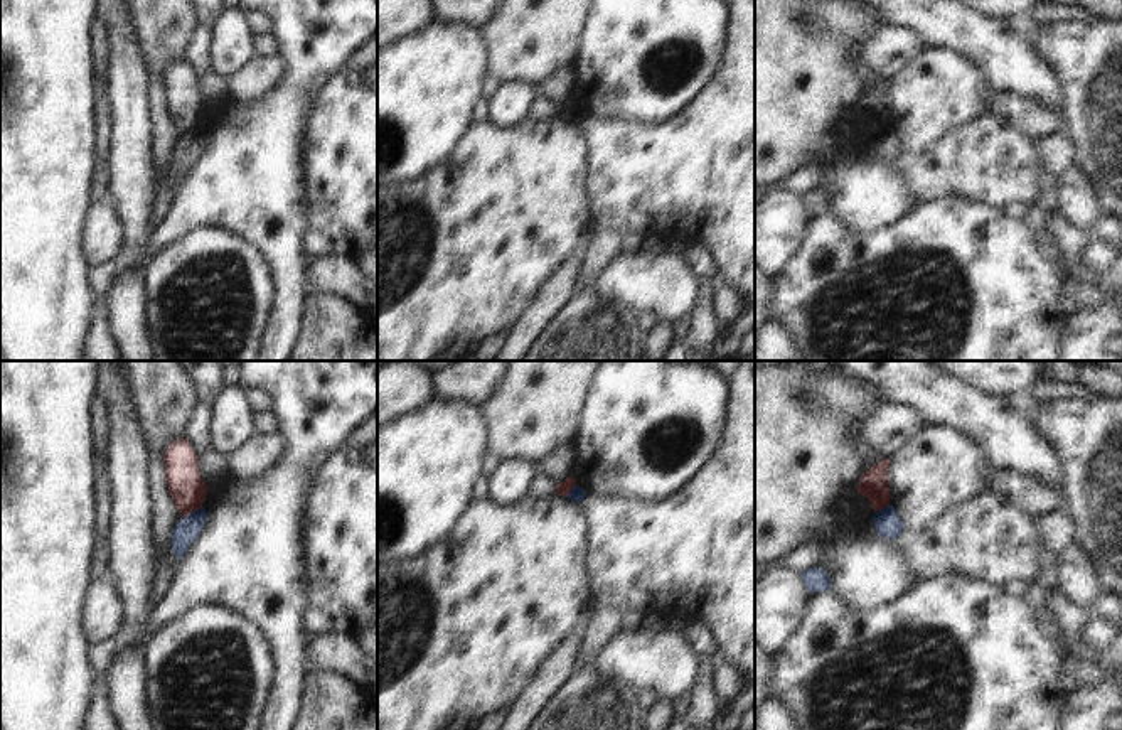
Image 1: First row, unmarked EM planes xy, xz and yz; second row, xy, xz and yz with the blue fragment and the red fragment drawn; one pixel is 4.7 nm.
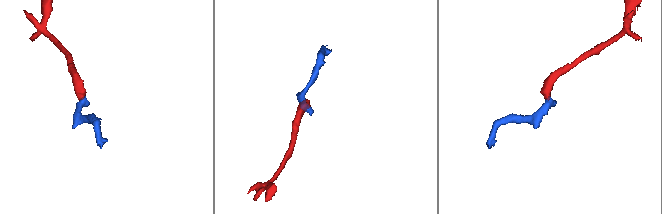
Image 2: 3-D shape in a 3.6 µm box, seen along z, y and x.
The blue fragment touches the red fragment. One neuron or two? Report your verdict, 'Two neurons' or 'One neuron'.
Two neurons

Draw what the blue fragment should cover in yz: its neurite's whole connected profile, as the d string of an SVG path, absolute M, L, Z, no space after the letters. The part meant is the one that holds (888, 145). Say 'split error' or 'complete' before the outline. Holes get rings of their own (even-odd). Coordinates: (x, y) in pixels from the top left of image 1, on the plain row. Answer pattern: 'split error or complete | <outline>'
complete | M891 126L874 135L873 143L876 155L888 162L896 162L903 153L903 143Z

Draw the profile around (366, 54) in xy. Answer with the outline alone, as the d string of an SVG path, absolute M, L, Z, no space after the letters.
M377 34L352 52L349 67L366 69L374 64L377 64Z

